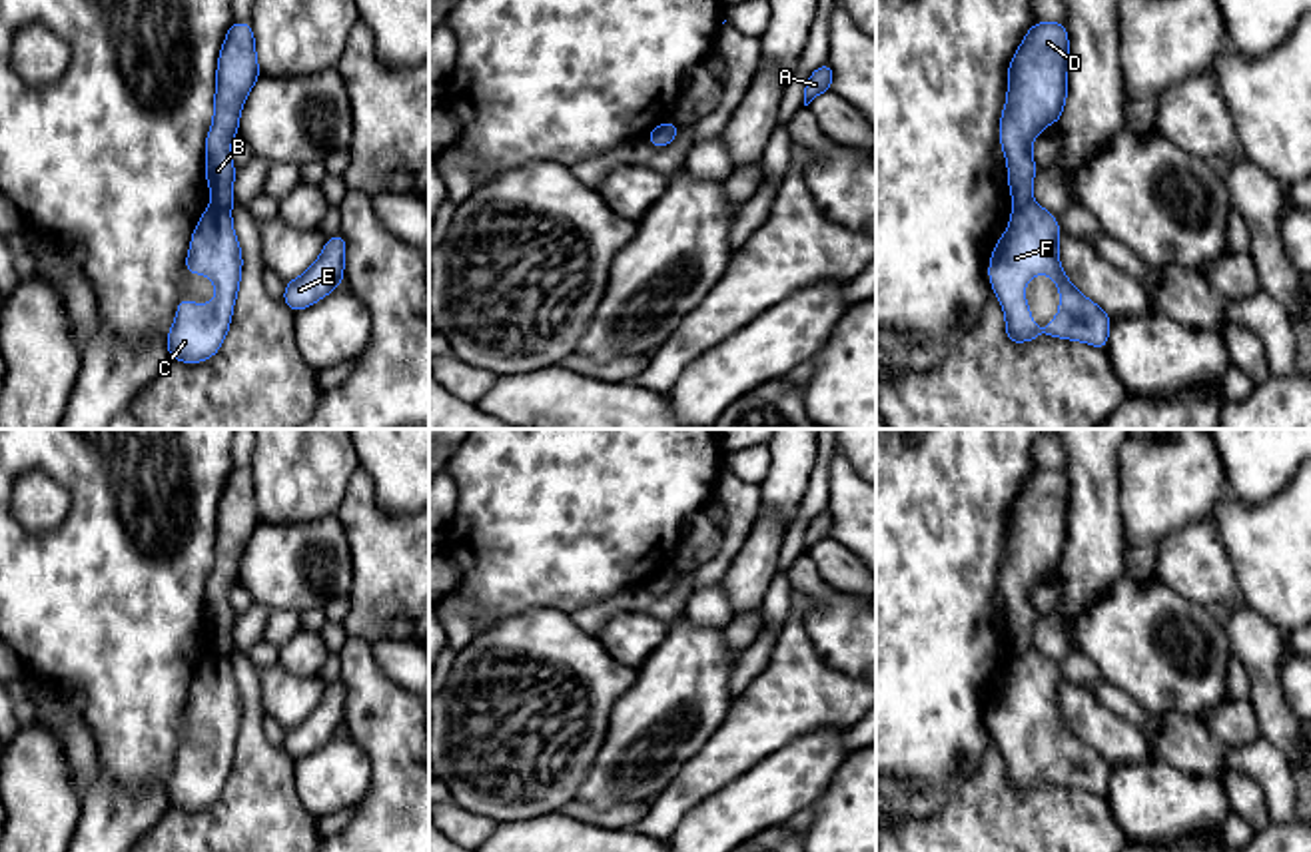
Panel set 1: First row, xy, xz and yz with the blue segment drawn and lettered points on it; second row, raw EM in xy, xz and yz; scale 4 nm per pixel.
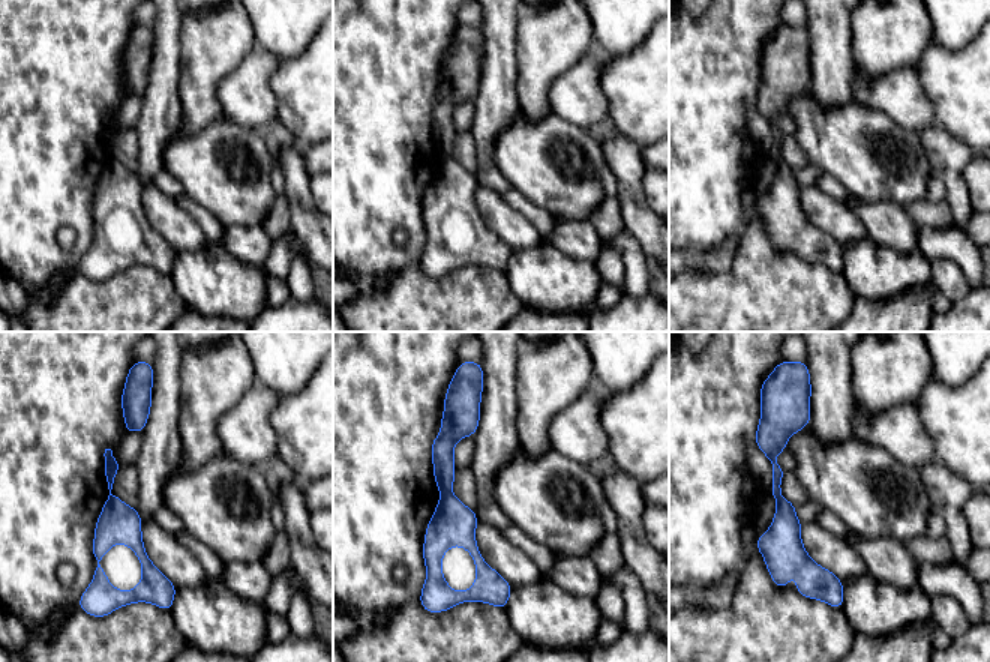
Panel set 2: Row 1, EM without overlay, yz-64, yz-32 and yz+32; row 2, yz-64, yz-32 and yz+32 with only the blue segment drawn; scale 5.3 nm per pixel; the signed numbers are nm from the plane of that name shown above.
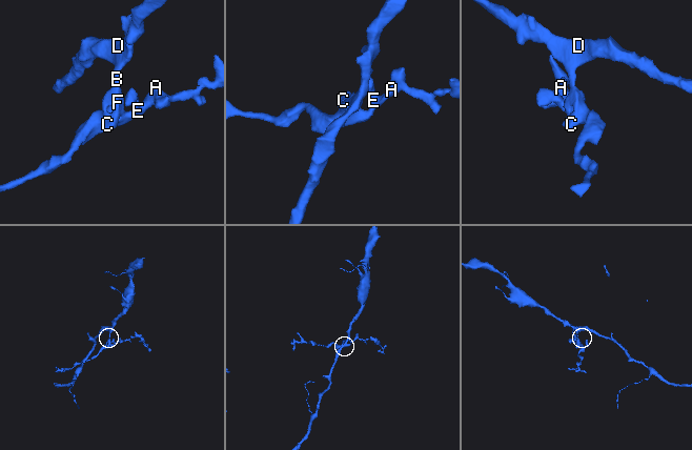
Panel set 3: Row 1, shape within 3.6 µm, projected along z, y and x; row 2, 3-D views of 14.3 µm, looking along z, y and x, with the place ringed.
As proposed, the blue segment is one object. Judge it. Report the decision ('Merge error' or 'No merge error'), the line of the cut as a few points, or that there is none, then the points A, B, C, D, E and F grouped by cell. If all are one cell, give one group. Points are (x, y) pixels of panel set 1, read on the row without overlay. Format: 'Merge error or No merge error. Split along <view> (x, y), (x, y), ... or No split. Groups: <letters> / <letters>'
Merge error. Split along xy (214, 647), (230, 653). Groups: A C E F / B D

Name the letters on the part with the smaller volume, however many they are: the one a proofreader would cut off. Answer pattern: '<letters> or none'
A, C, E, F

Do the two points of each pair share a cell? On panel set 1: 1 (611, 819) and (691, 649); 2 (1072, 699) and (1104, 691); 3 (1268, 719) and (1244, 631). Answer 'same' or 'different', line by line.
1: different
2: different
3: same

